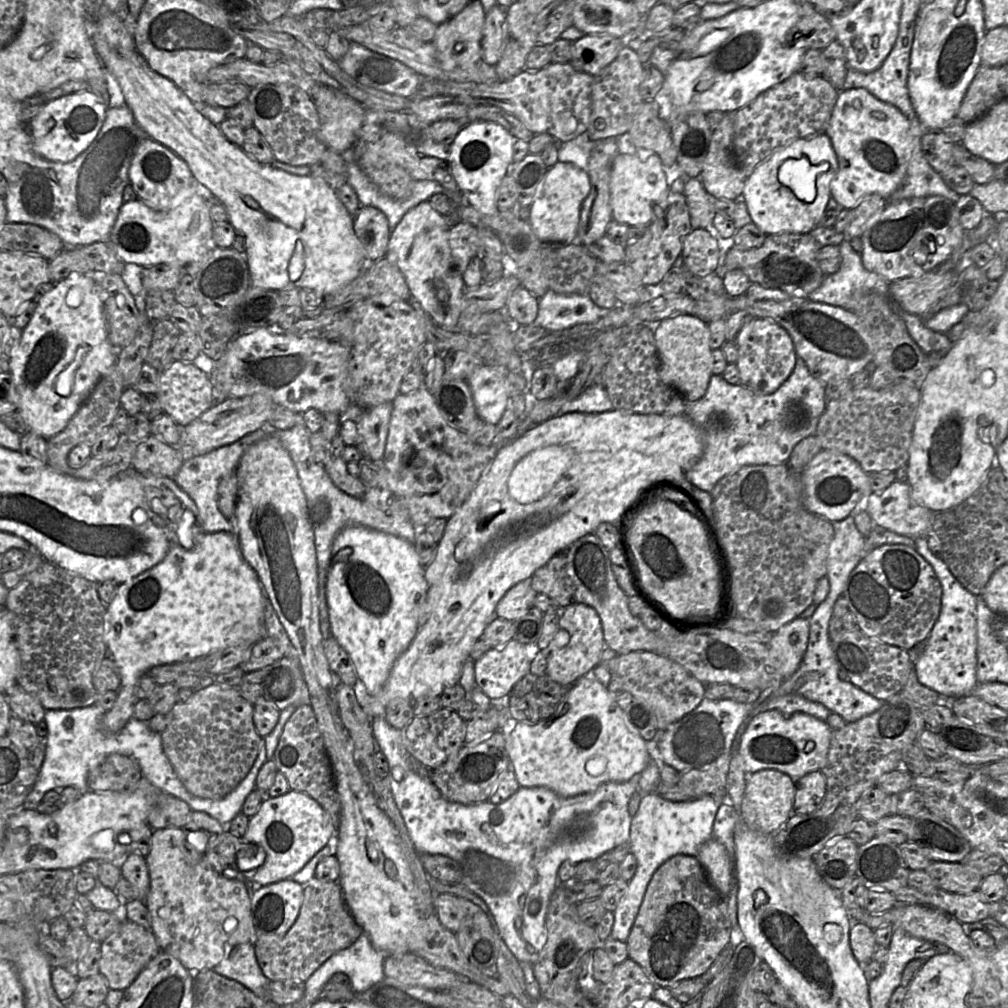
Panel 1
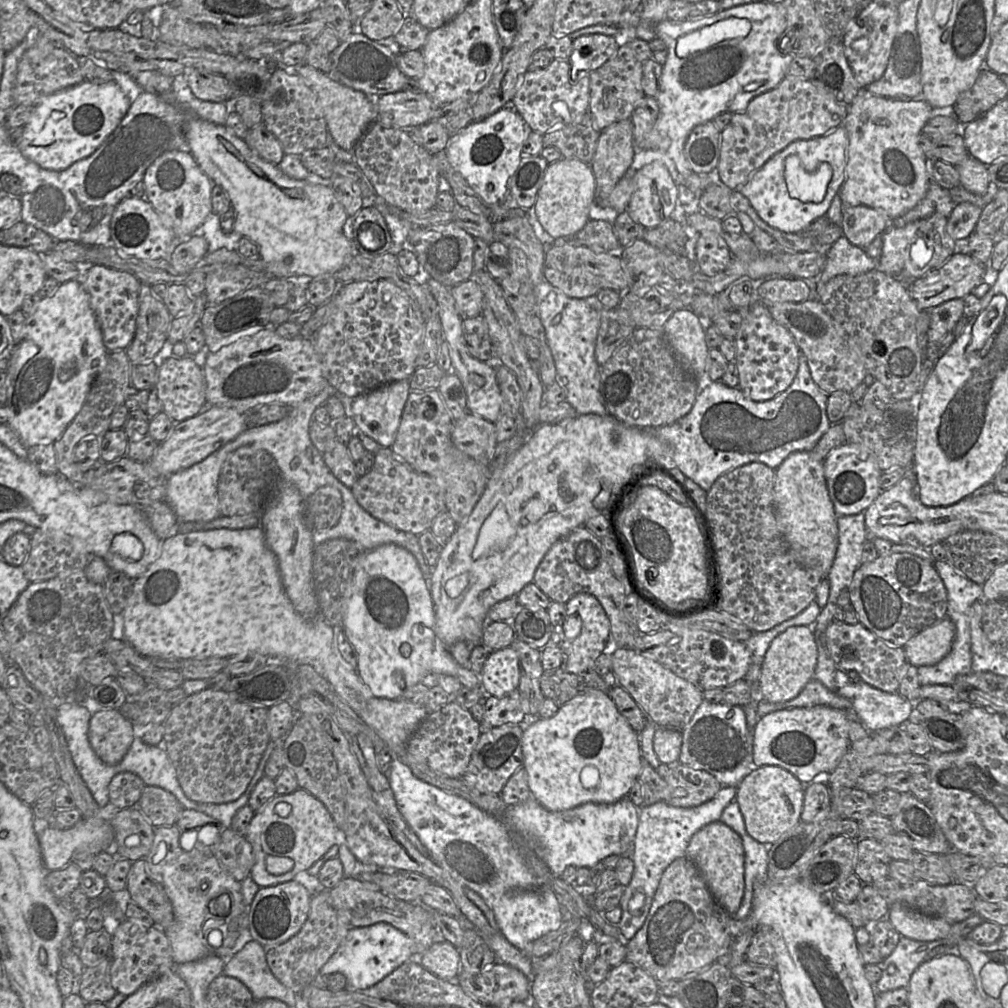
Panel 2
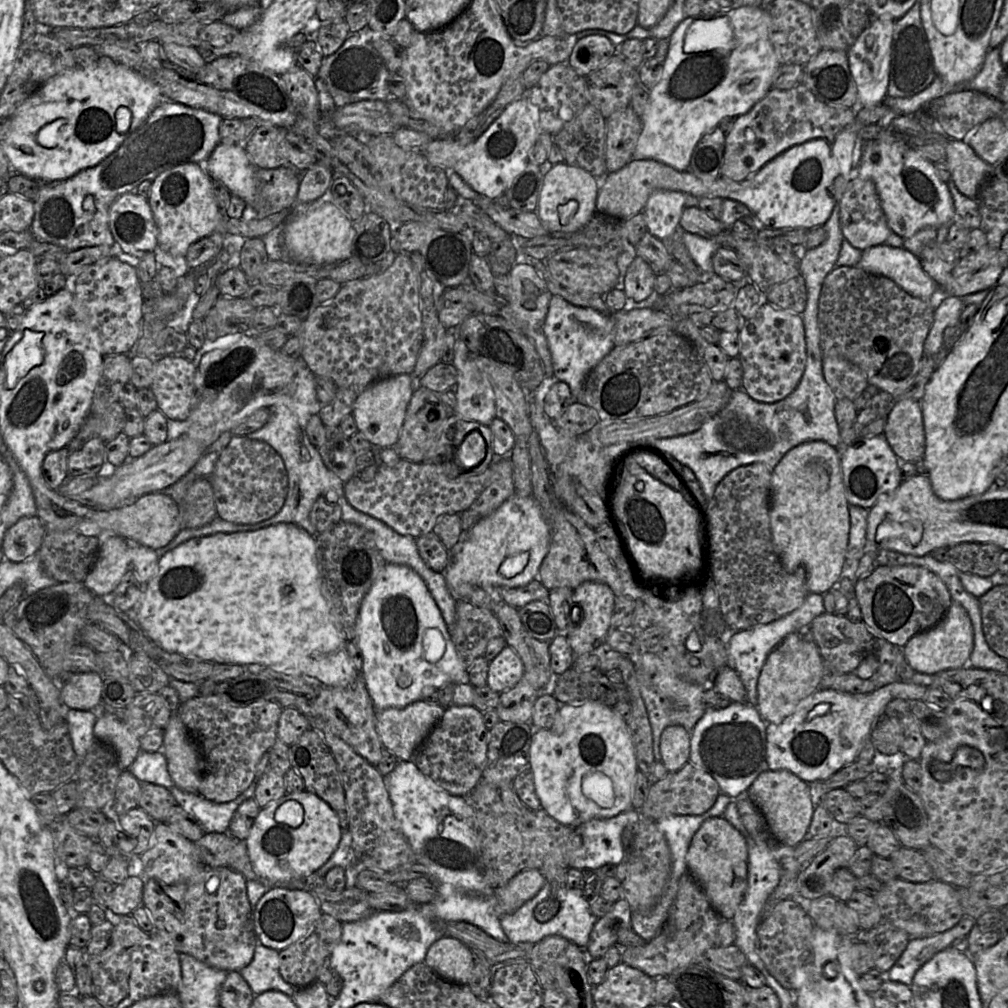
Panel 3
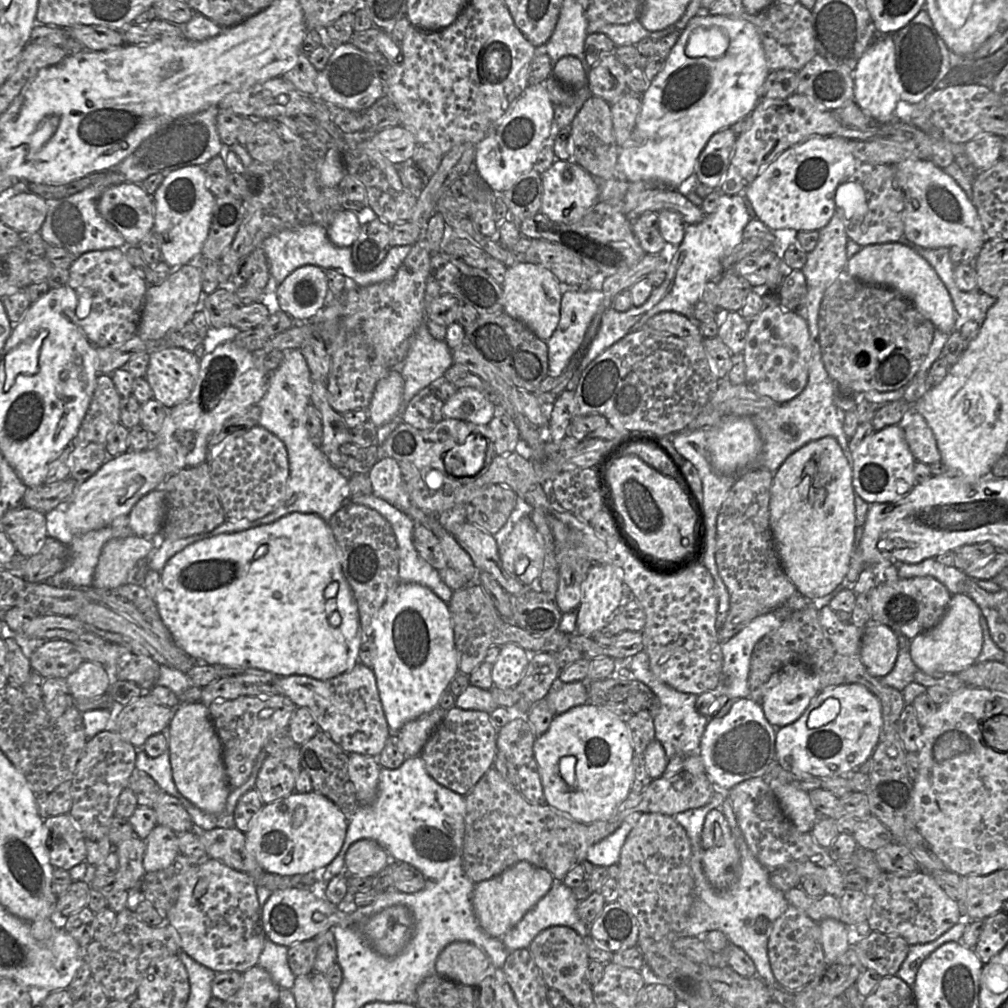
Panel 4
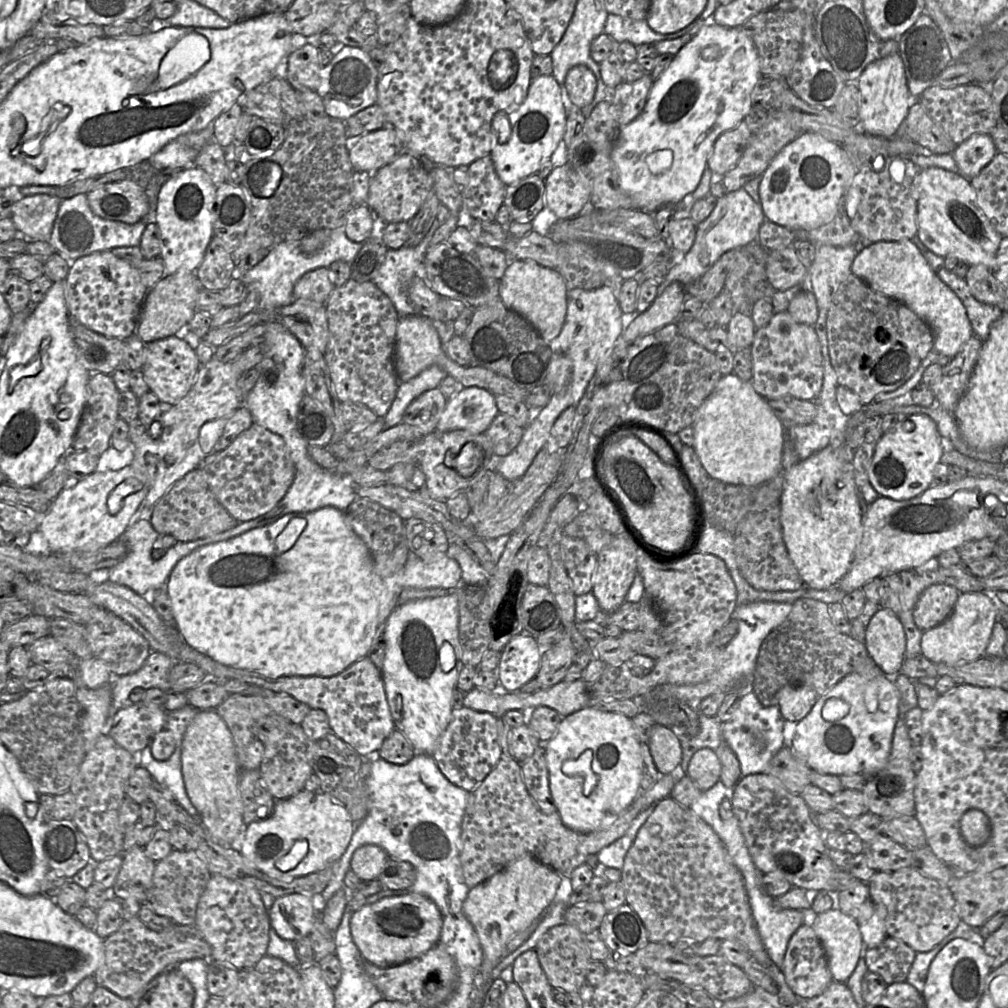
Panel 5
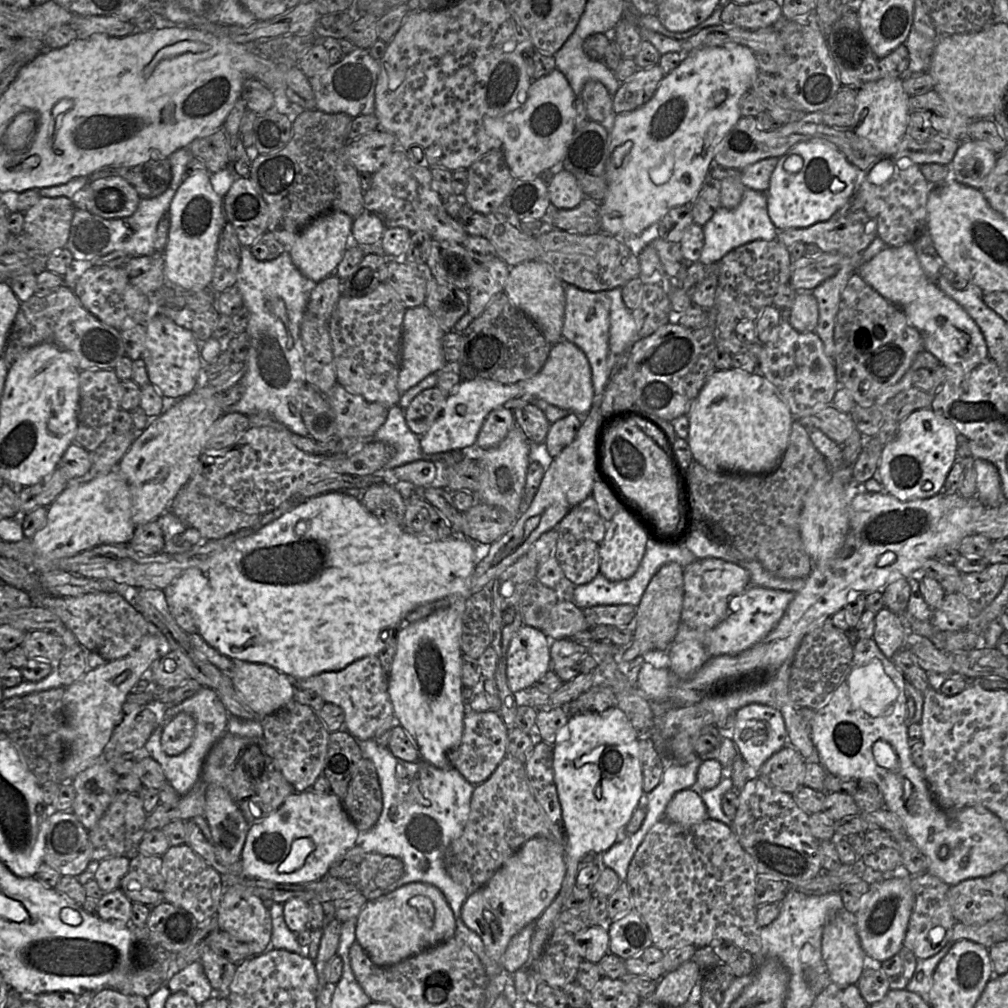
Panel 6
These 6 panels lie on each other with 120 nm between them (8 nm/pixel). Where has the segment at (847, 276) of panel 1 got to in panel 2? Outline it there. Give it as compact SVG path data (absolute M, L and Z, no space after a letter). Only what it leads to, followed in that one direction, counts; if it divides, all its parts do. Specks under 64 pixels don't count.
M842 235L826 253L826 265L821 274L818 278L811 278L816 279L815 297L819 296L820 288L837 275L859 275L873 269L877 269L877 260Z

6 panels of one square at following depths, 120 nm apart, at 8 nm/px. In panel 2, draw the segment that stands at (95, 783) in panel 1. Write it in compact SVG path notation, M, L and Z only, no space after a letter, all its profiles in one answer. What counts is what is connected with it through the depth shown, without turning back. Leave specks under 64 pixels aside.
M133 772L116 774L109 784L109 801L112 808L138 807L146 784Z

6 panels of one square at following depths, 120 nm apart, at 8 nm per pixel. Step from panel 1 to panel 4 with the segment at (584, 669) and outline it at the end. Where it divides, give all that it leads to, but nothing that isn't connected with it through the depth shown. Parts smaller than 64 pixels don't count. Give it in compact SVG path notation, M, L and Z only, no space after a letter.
M592 564L581 584L576 633L591 637L607 626L626 597L621 572L607 564Z

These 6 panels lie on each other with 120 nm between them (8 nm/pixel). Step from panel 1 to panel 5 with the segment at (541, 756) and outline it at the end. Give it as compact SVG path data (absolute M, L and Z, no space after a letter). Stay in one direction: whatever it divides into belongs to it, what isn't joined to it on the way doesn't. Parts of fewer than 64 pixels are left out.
M584 707L564 717L553 738L544 744L551 795L567 828L578 832L606 829L639 796L641 742L627 716Z

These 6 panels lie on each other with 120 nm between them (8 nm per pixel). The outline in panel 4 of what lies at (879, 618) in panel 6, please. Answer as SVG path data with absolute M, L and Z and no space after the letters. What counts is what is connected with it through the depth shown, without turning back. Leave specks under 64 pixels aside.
M871 621L863 629L860 659L874 677L887 675L899 654L897 634L887 625Z

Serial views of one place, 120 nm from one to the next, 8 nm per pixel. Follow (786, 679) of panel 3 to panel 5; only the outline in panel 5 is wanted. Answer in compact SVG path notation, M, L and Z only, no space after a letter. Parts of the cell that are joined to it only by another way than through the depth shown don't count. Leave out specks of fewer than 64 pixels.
M787 685L777 693L777 705L785 721L799 722L810 712L817 698L810 686Z

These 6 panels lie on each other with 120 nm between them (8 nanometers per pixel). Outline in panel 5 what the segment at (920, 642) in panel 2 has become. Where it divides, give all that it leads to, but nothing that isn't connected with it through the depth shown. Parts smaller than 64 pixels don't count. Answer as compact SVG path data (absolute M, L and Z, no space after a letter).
M996 591L960 593L950 616L941 624L923 631L921 653L934 663L965 664L985 655L993 625L998 620L991 598Z

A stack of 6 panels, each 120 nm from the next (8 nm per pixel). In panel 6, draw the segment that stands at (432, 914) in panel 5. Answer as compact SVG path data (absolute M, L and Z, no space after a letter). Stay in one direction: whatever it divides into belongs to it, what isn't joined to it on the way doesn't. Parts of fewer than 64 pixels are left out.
M424 882L405 884L368 900L356 920L356 942L378 966L390 966L414 956L455 935L456 921L444 894Z

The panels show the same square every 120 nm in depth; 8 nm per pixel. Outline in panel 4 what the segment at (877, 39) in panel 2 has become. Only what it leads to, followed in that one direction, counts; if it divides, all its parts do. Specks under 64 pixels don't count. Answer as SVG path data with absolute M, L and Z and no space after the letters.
M882 35L873 43L858 60L854 68L854 101L871 118L888 123L895 118L895 111L900 97L895 91L896 58L895 44L892 35Z

